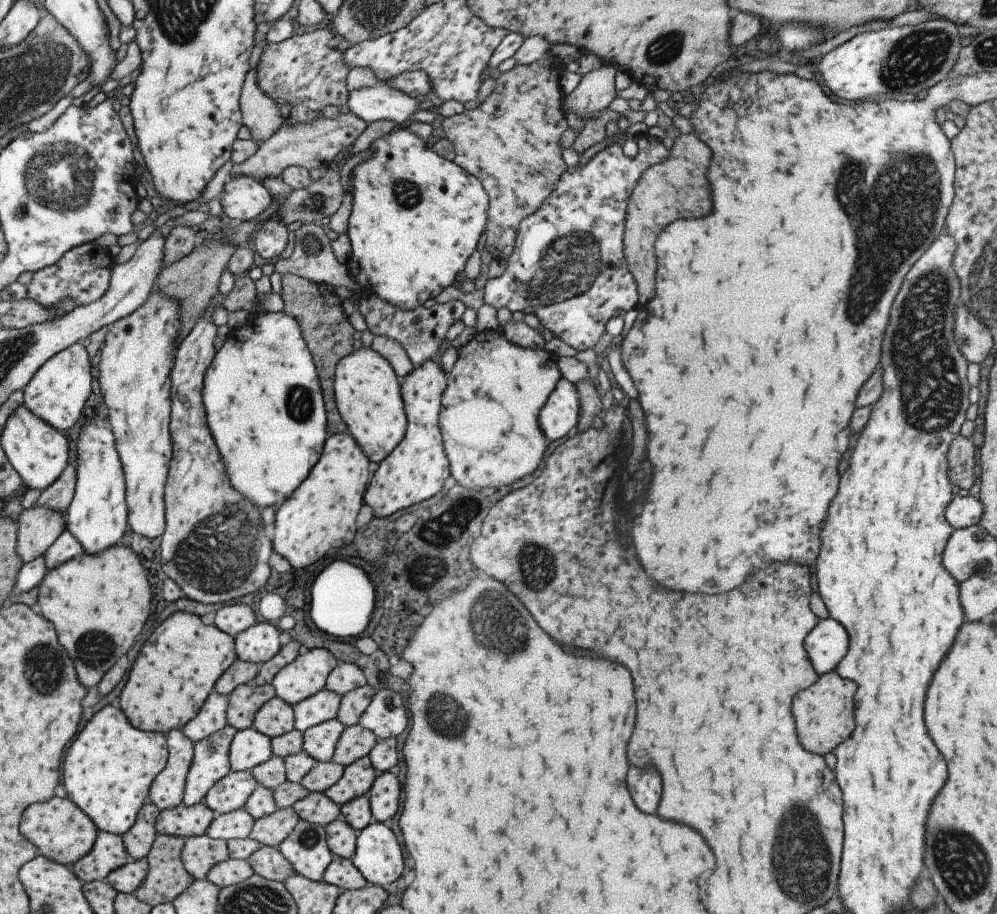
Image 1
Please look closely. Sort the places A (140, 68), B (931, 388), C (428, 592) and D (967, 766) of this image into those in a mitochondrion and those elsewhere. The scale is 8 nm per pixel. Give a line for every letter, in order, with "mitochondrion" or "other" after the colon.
A: other
B: mitochondrion
C: other
D: other

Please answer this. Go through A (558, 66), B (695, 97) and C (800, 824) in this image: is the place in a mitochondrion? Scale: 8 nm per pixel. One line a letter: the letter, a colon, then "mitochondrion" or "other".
A: other
B: other
C: mitochondrion

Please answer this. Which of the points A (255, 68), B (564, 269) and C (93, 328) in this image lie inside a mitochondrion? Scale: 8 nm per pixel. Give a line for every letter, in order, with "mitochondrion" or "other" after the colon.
A: other
B: mitochondrion
C: other

